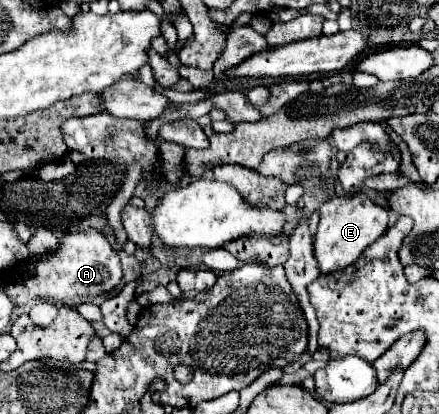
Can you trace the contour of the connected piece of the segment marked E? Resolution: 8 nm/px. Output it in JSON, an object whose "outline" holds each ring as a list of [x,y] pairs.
{"outline":[[[363,193],[335,197],[319,213],[321,221],[317,235],[313,237],[313,253],[321,273],[333,273],[337,269],[345,269],[351,263],[355,263],[361,257],[361,253],[385,233],[389,221],[387,209],[373,203]]]}

